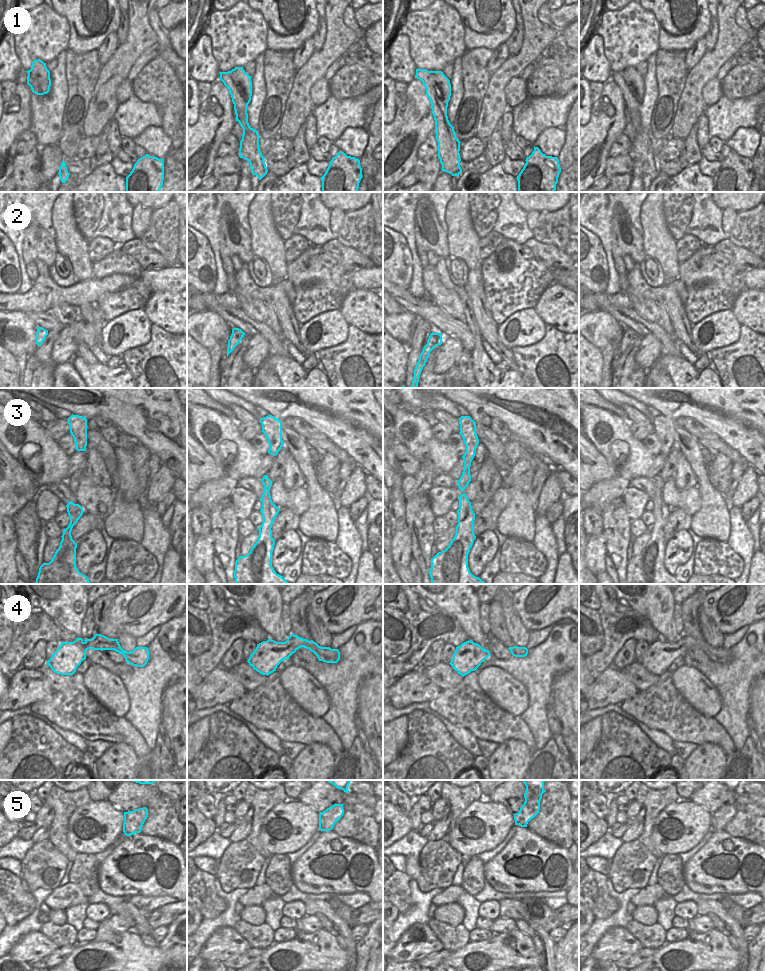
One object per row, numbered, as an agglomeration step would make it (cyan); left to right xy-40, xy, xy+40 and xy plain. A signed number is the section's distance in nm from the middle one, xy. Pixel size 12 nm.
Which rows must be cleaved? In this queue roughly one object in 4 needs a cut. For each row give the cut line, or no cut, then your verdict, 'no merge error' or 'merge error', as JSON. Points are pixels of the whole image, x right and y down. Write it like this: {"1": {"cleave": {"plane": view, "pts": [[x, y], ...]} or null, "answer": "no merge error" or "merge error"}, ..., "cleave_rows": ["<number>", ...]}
{"1": {"cleave": {"plane": "xy+40", "pts": [[431, 71], [434, 75], [434, 88], [437, 96], [447, 104]]}, "answer": "merge error"}, "2": {"cleave": null, "answer": "no merge error"}, "3": {"cleave": null, "answer": "no merge error"}, "4": {"cleave": null, "answer": "no merge error"}, "5": {"cleave": null, "answer": "no merge error"}, "cleave_rows": ["1"]}

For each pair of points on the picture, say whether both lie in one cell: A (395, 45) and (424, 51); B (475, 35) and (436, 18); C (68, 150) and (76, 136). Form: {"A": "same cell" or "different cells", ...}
{"A": "different cells", "B": "different cells", "C": "same cell"}

